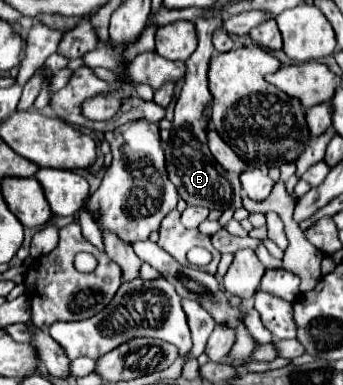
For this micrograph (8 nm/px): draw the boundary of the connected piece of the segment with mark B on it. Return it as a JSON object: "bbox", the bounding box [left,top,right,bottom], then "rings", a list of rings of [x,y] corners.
{"bbox":[164,16,242,210],"rings":[[[208,16],[208,18],[198,18],[196,20],[196,32],[198,32],[198,48],[194,54],[186,60],[186,78],[184,86],[180,92],[180,98],[174,108],[174,120],[172,120],[172,130],[170,138],[164,144],[164,154],[166,154],[166,168],[168,168],[168,178],[176,186],[180,198],[184,198],[190,206],[206,206],[208,210],[238,210],[242,208],[242,186],[238,174],[230,174],[222,170],[218,162],[214,162],[214,156],[208,150],[206,142],[206,130],[204,130],[204,120],[202,120],[202,110],[204,104],[210,102],[210,90],[208,90],[208,64],[214,54],[212,46],[212,32],[220,28],[222,16]]]}

